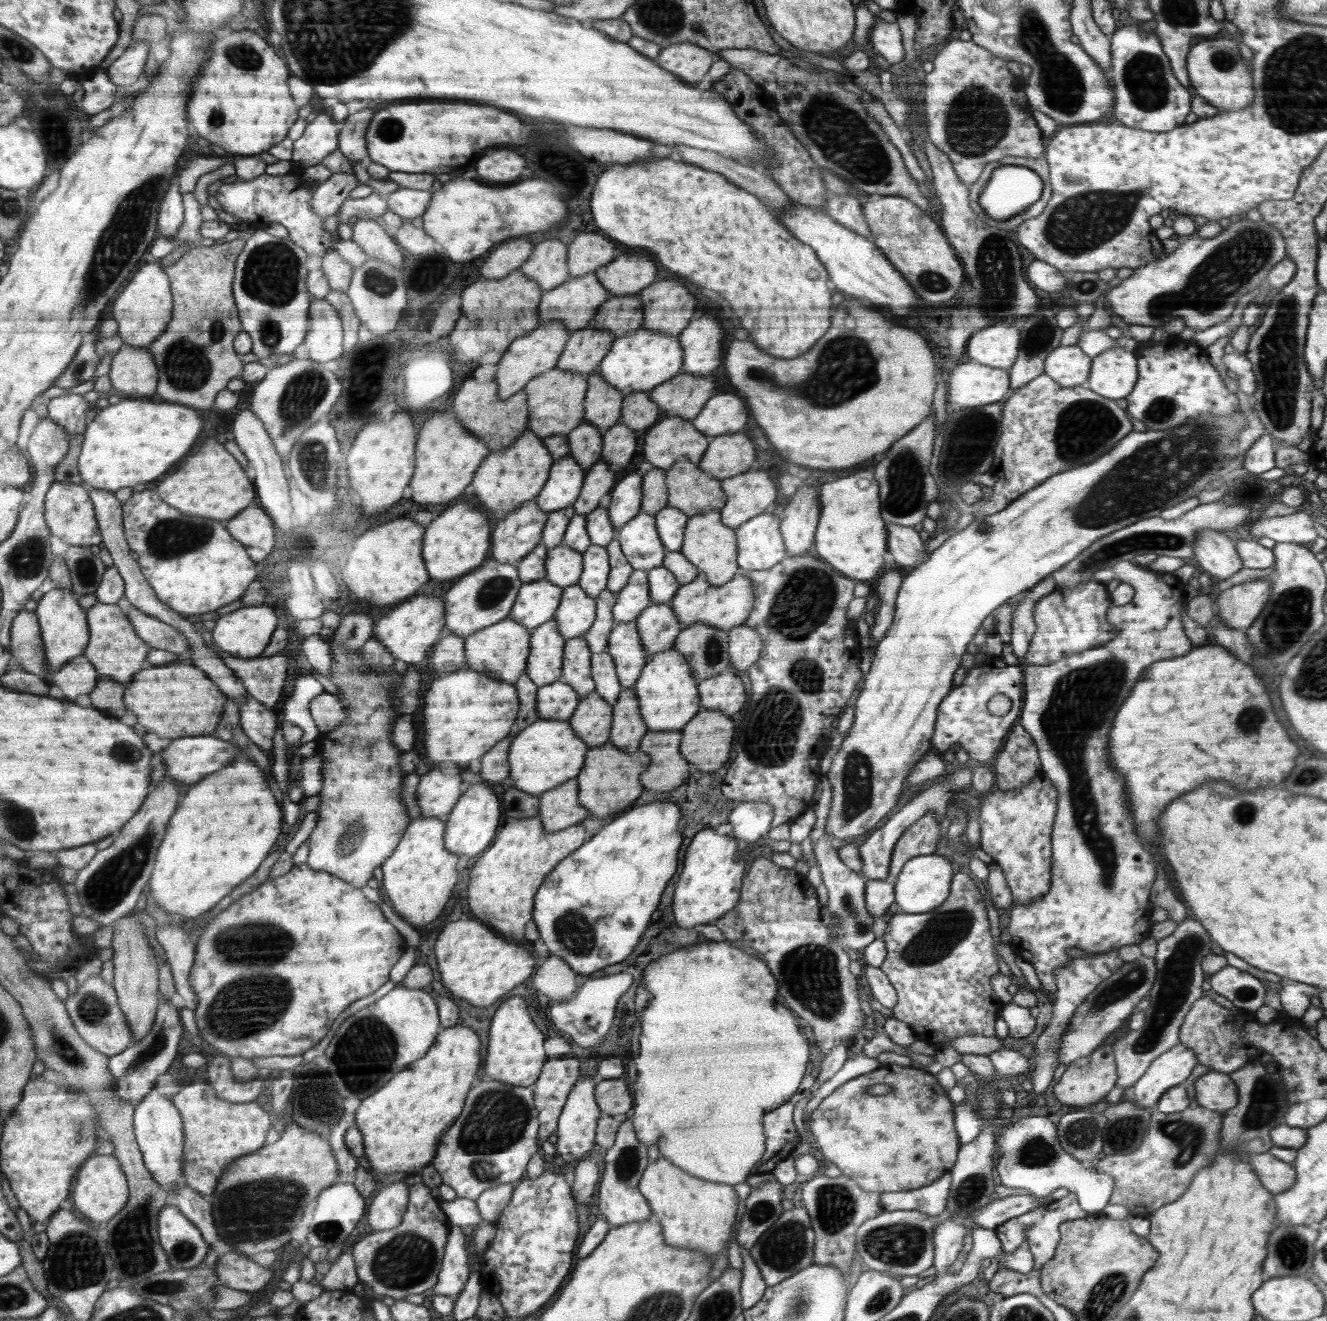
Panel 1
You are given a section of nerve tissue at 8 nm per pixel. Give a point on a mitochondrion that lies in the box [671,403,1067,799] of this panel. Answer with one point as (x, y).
(772, 735)

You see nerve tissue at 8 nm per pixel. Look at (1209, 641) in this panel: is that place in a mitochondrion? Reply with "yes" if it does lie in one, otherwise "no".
no

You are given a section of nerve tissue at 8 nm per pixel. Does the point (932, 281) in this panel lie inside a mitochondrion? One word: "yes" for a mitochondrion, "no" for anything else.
yes

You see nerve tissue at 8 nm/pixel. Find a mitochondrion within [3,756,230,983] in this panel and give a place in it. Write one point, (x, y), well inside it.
(109, 885)

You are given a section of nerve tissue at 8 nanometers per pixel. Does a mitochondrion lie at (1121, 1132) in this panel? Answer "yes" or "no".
yes

